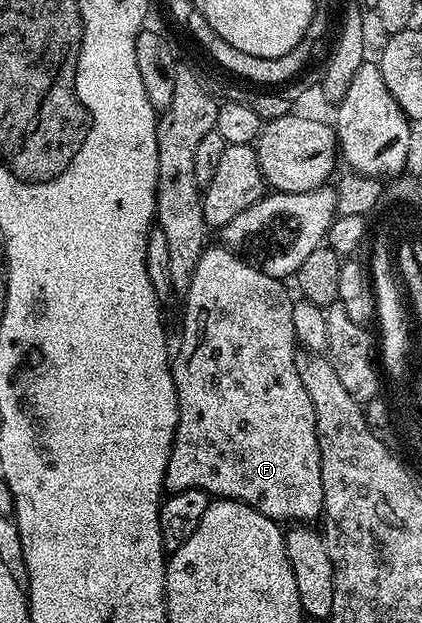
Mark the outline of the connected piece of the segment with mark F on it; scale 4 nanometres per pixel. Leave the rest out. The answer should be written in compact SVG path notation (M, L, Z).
M227 247L219 249L204 248L201 259L193 271L193 279L185 290L187 306L183 309L183 338L179 341L179 350L174 350L171 374L175 380L177 403L179 404L179 422L175 428L175 438L171 444L171 454L167 464L166 488L171 491L181 489L204 489L208 495L218 495L229 501L243 501L256 509L261 515L276 523L311 523L323 512L323 488L321 487L321 451L317 443L317 427L313 403L305 383L301 383L299 369L295 366L297 342L293 331L292 298L287 298L283 290L284 282L277 277L265 275L258 264L250 265L238 257L238 252Z

